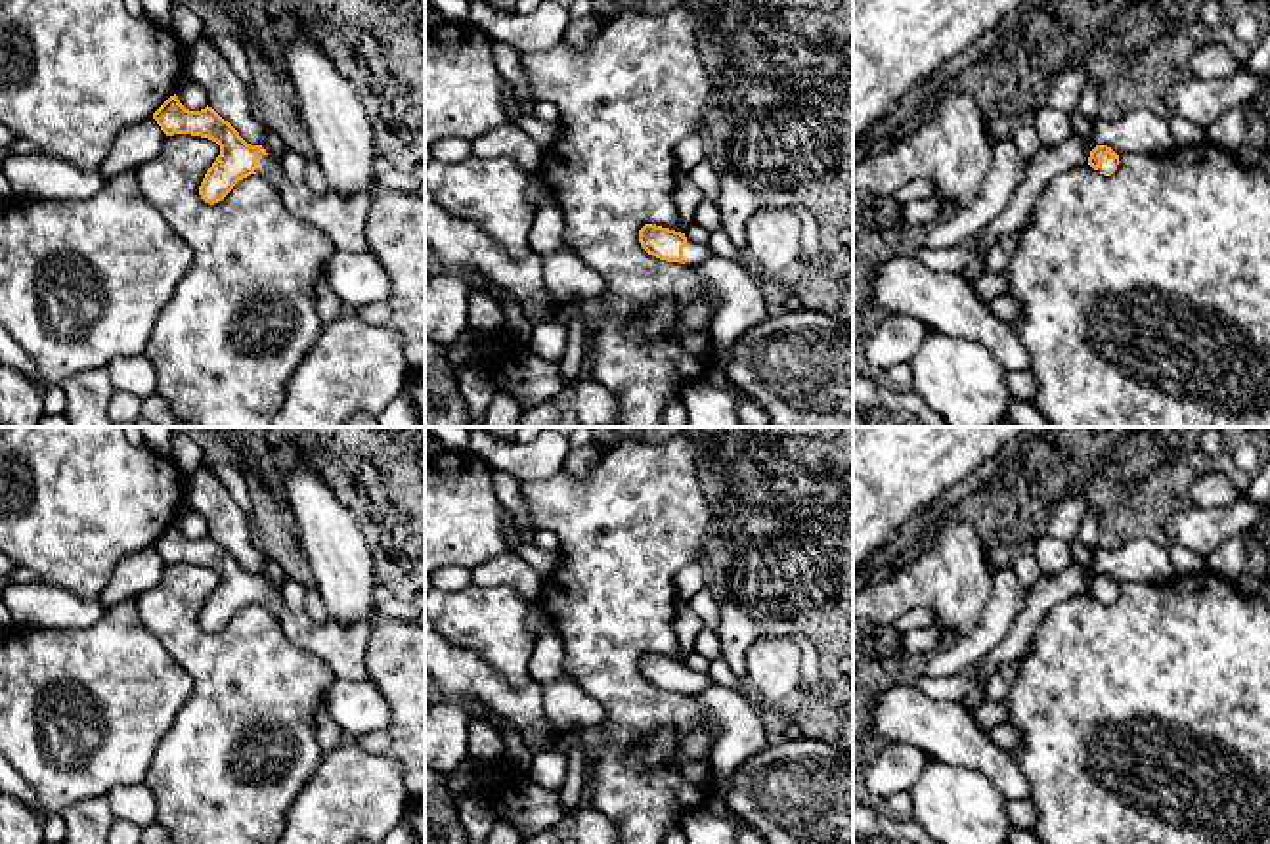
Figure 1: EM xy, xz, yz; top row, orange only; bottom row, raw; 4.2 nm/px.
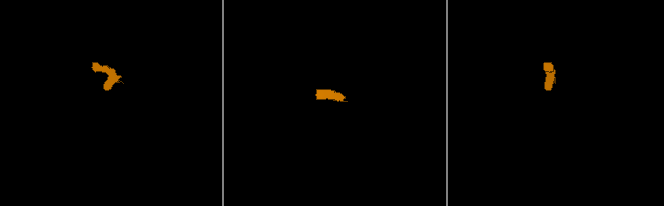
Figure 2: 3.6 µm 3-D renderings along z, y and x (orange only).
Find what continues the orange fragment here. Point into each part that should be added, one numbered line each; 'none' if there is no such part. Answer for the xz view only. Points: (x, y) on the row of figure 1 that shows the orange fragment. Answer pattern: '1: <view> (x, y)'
1: xz (693, 253)

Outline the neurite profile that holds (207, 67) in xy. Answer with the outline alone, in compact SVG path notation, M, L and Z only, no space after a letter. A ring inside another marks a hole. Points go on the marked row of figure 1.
M201 36L187 46L186 69L191 82L207 92L208 107L228 121L247 144L262 145L270 128L251 115L245 84L210 38Z

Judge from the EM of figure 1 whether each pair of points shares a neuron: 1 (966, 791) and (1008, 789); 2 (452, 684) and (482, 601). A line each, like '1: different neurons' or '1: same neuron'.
1: different neurons
2: different neurons

